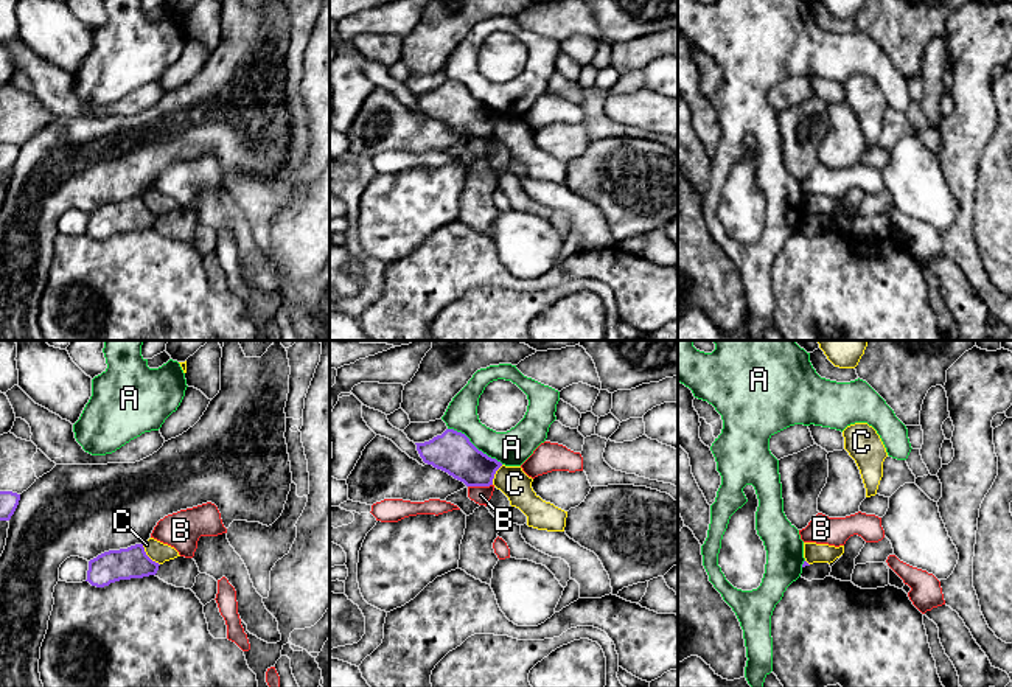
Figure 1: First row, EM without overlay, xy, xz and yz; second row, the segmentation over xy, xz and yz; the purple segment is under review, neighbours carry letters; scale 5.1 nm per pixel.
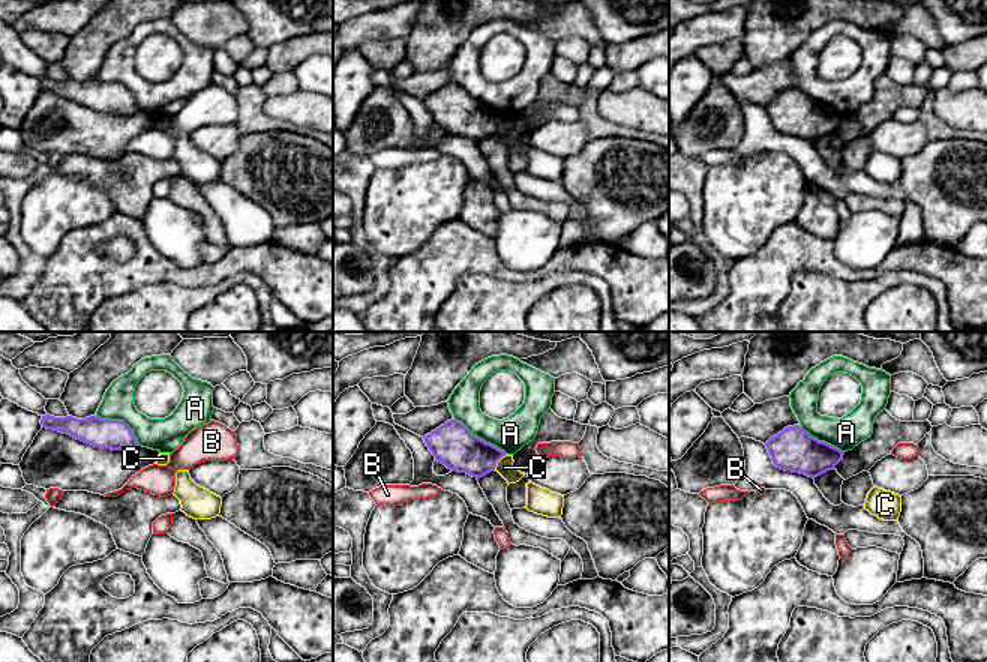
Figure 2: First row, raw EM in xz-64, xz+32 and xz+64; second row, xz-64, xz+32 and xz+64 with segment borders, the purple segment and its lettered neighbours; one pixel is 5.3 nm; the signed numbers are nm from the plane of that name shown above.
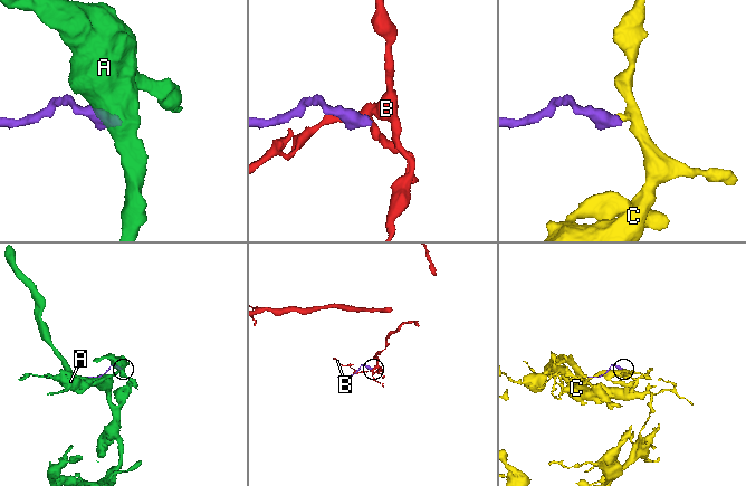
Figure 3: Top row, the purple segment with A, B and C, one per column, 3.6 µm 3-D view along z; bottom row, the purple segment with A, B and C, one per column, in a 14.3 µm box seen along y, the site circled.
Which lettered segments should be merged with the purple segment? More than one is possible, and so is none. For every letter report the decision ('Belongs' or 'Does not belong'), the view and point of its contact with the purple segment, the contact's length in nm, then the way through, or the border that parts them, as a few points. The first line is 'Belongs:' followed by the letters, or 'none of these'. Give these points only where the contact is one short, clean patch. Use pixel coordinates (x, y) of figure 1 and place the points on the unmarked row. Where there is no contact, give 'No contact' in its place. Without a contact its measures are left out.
Belongs: none of these
A: Does not belong. Touches purple at xz (474, 98). Shared border 340 nm
B: Does not belong. Touches purple at xz (479, 137). Shared border 130 nm. Boundary: xz (492, 136), (468, 139)
C: Does not belong. Touches purple at xy (146, 207). Shared border 140 nm. Boundary: xy (142, 196), (143, 202), (159, 216)

